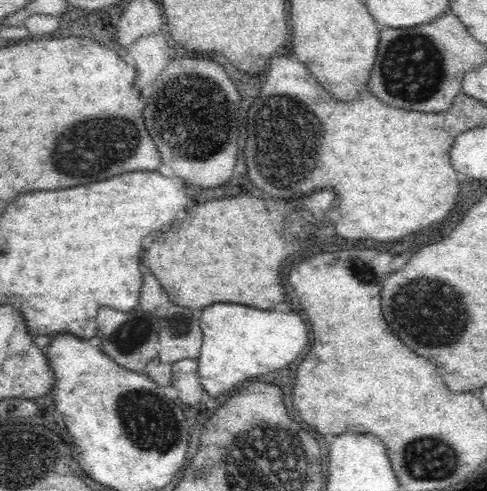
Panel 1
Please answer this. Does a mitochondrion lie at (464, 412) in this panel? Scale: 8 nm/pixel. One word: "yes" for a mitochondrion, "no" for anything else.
no

